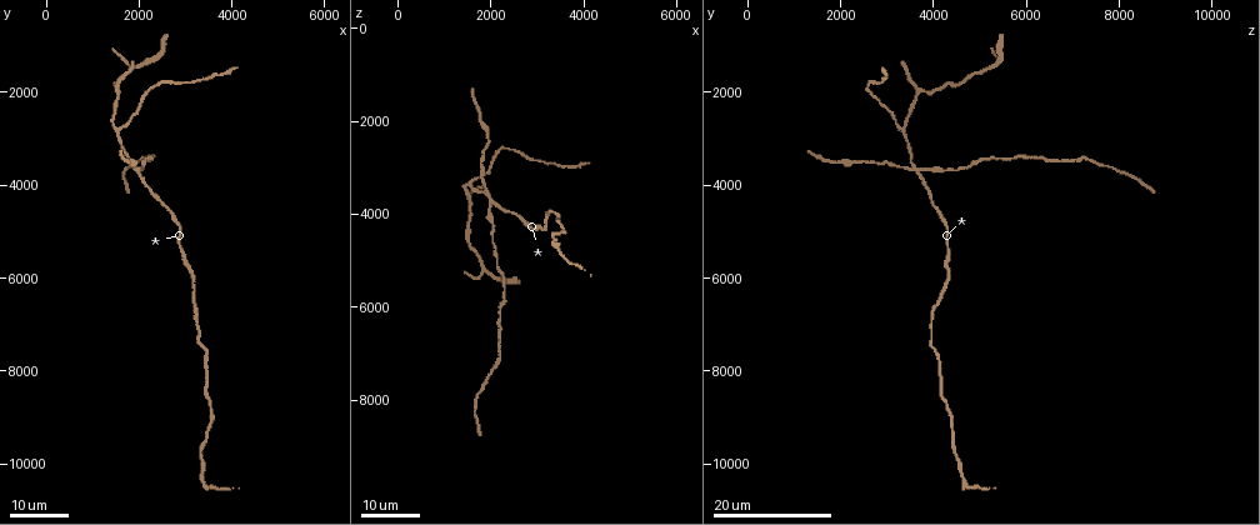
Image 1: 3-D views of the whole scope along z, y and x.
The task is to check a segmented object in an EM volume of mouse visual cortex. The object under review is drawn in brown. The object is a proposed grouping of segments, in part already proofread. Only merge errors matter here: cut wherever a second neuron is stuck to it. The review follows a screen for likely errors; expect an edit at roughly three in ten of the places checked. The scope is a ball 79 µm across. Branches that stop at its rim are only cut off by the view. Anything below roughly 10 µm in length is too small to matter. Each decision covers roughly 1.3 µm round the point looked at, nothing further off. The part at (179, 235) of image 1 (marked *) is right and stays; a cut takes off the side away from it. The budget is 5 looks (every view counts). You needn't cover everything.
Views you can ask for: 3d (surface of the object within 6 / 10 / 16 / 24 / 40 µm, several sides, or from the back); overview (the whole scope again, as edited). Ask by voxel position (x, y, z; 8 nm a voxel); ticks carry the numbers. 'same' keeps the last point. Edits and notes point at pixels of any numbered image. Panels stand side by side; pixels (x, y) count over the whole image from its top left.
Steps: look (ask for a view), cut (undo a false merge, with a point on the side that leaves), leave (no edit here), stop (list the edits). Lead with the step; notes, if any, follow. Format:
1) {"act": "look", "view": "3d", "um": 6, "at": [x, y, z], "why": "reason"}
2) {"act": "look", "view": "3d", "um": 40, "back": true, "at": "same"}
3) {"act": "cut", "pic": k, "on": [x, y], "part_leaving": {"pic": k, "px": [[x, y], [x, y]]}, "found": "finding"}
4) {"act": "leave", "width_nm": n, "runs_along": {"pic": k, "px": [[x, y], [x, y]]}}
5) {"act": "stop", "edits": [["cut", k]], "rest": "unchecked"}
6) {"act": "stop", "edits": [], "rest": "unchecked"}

{"act": "look", "view": "3d", "um": 16, "at": [2700, 4650, 4100], "why": "thick turns thin"}

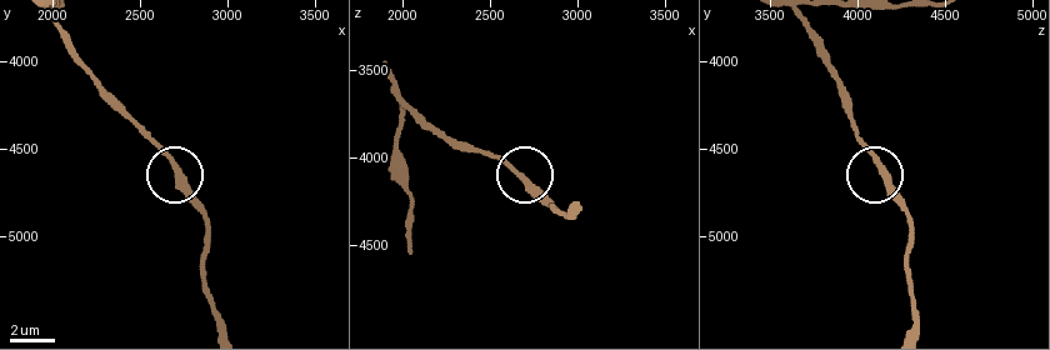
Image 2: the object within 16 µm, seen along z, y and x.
{"act": "look", "view": "3d", "um": 6, "at": [2720, 4600, 4120], "why": "zoom in"}

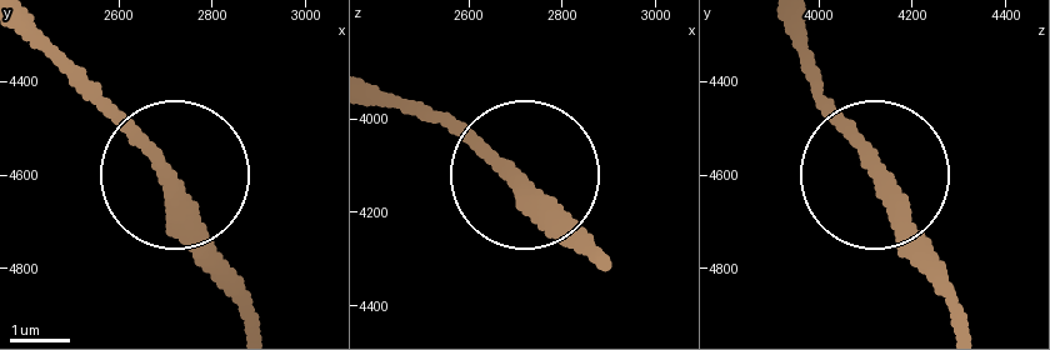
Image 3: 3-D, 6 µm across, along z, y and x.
{"act": "leave", "width_nm": 300, "runs_along": {"pic": 3, "px": [[595, 263], [535, 188], [476, 158], [421, 103]]}, "found": "one neuron here"}

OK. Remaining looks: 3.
{"act": "look", "view": "3d", "um": 16, "at": [2000, 3600, 3650], "why": "four arms meet"}

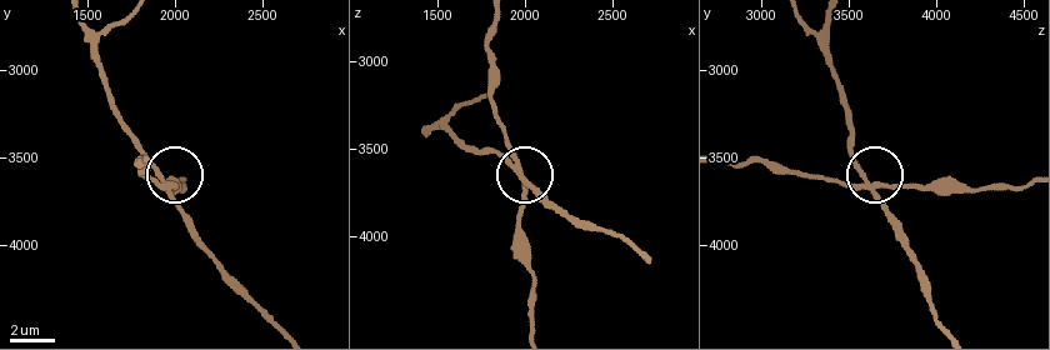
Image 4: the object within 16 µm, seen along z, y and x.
{"act": "look", "view": "3d", "um": 10, "at": [1960, 3680, 3640]}

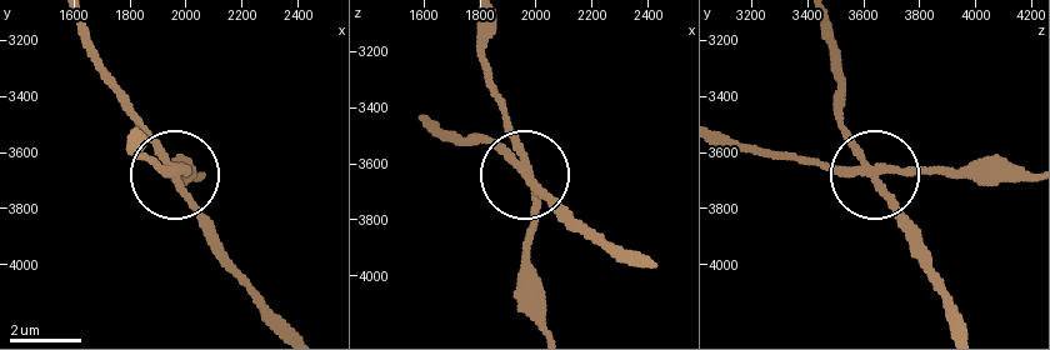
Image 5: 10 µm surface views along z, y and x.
{"act": "cut", "pic": 5, "on": [540, 216], "width_nm": 220, "part_leaving": {"pic": 5, "px": [[529, 168], [529, 308], [538, 325]]}, "found": "two neurons meet here"}

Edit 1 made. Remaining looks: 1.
{"act": "stop", "edits": [["cut", 5]], "rest": "unchecked"}

